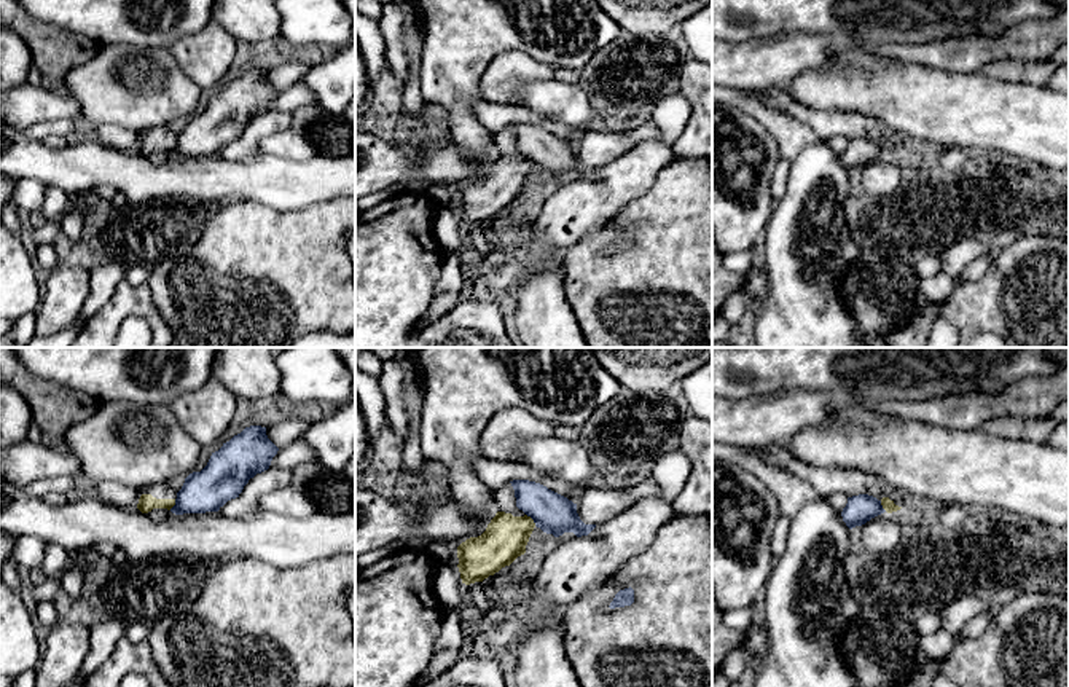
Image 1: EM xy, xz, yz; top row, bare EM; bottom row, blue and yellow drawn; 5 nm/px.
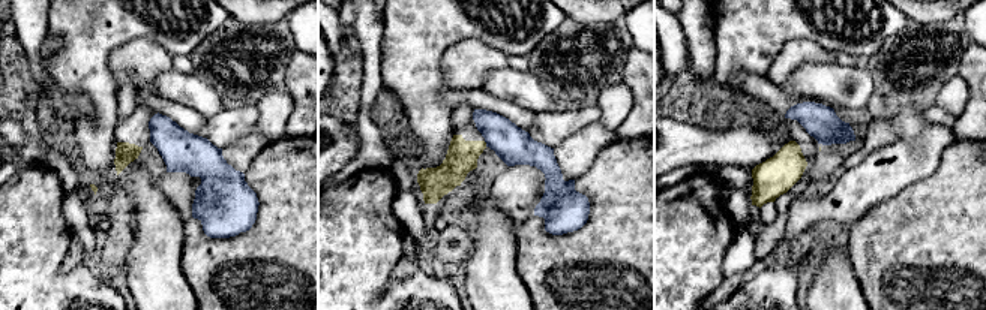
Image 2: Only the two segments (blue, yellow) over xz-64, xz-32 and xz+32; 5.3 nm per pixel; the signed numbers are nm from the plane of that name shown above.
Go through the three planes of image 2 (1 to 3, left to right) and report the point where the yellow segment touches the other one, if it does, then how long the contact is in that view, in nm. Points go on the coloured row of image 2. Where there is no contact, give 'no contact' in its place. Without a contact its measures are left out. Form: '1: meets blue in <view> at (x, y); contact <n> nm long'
1: no contact
2: meets blue in xz-32 at (486, 144); contact 40 nm long
3: no contact

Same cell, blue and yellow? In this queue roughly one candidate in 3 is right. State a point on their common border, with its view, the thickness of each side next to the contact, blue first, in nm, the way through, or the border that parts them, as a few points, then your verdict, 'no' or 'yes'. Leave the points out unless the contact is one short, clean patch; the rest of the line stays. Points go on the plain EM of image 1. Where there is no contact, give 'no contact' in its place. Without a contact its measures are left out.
meets blue in xz at (532, 161); 200 nm thick on the blue side, 220 nm on the other; border along xz (526, 157), (536, 168); no

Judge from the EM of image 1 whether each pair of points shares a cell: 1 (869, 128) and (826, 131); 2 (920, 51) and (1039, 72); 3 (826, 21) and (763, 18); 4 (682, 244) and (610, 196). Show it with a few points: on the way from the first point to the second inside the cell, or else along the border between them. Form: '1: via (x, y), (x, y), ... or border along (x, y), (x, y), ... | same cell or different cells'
1: via (857, 126), (837, 126) | same cell
2: border along (1026, 59), (994, 59), (980, 70) | different cells
3: via (810, 18), (779, 18) | same cell
4: border along (653, 180), (642, 195), (595, 227) | different cells

